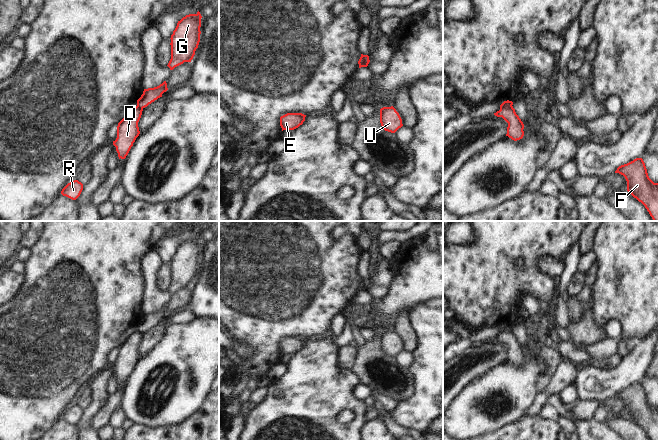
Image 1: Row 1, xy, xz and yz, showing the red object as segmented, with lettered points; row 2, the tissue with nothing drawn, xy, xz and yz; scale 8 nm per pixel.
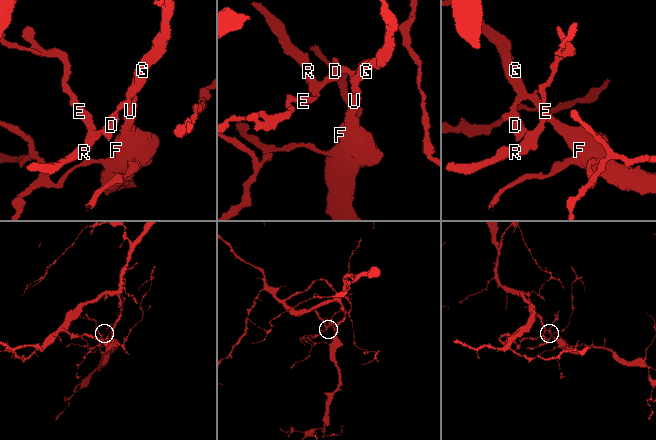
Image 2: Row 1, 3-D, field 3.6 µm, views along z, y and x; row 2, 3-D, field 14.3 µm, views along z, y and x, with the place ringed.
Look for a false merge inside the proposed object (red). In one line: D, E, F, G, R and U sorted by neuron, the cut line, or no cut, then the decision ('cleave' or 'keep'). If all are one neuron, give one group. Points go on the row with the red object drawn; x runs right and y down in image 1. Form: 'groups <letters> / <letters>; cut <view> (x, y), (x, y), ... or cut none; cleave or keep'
groups D E R / F G U; cut yz (511, 105), (500, 108); cleave

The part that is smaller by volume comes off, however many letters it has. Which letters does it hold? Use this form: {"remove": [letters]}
{"remove": ["D", "E", "R"]}

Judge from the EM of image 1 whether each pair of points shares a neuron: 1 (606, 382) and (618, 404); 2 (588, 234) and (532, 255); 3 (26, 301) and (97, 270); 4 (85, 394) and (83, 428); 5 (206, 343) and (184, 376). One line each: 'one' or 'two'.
1: two
2: two
3: one
4: two
5: one

